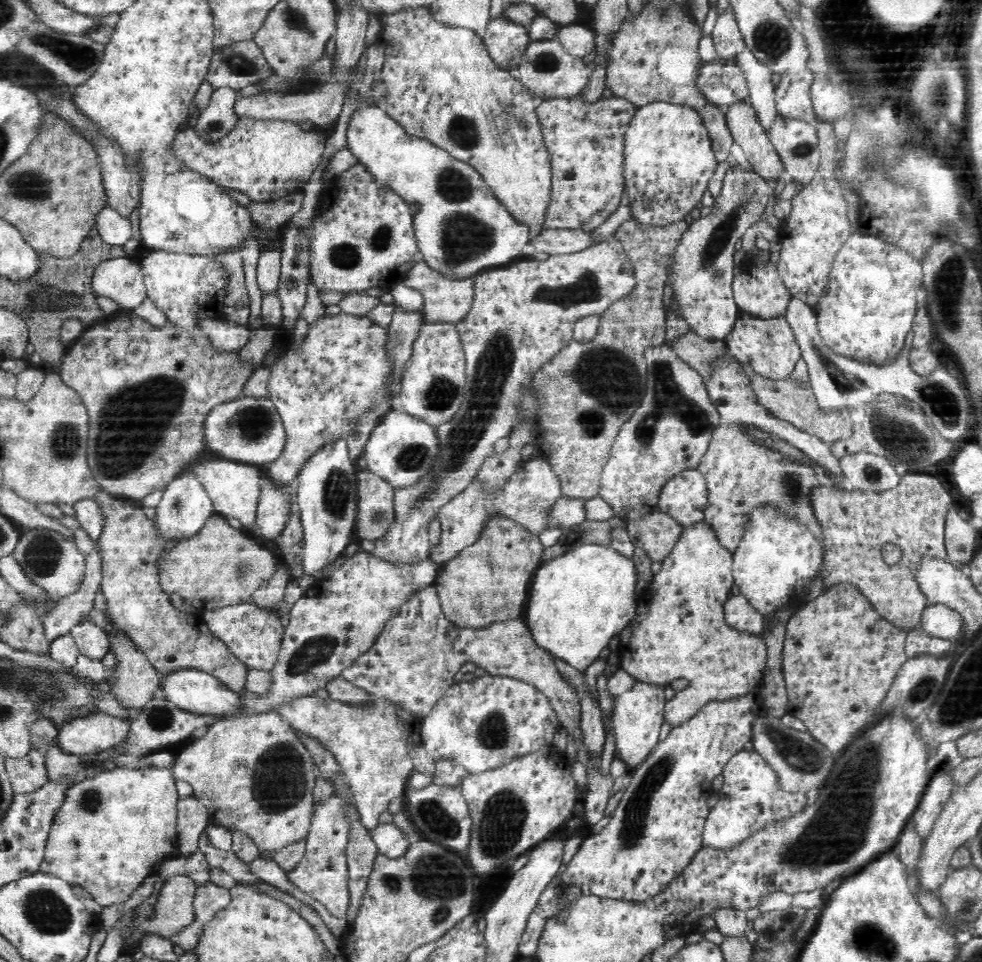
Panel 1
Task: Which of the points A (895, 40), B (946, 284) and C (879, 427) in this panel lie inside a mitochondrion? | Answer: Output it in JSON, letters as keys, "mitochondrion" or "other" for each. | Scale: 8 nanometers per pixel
{"A":"other","B":"mitochondrion","C":"mitochondrion"}

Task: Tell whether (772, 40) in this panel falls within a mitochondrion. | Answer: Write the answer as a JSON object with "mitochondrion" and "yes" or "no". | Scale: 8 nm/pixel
{"mitochondrion":"yes"}

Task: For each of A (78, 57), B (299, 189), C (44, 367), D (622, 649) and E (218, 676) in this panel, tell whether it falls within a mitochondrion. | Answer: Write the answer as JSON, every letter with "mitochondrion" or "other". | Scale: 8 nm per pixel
{"A":"mitochondrion","B":"other","C":"other","D":"other","E":"other"}

